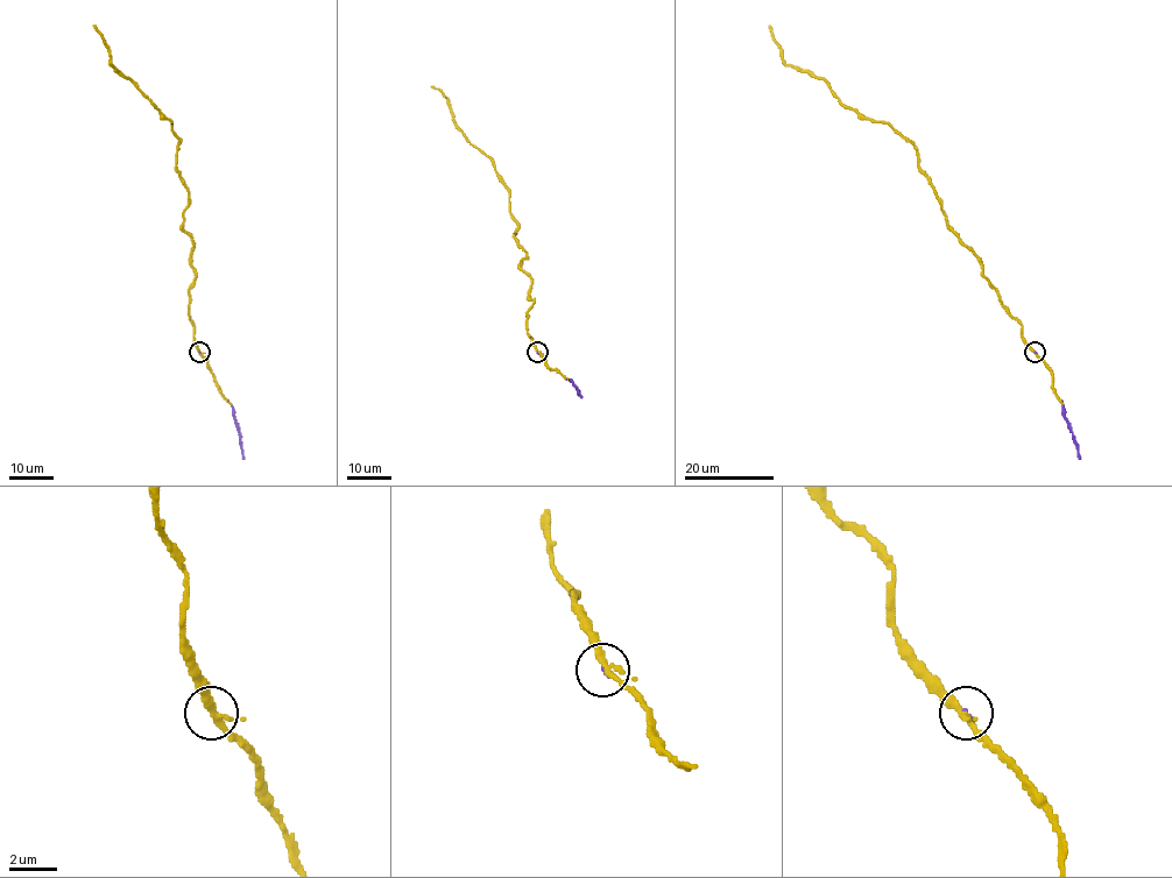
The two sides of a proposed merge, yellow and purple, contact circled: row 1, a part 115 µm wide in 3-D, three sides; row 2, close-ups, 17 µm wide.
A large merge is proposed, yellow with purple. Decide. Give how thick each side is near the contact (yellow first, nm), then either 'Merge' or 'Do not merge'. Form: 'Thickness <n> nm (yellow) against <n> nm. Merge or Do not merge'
Thickness 260 nm (yellow) against 130 nm. Merge

